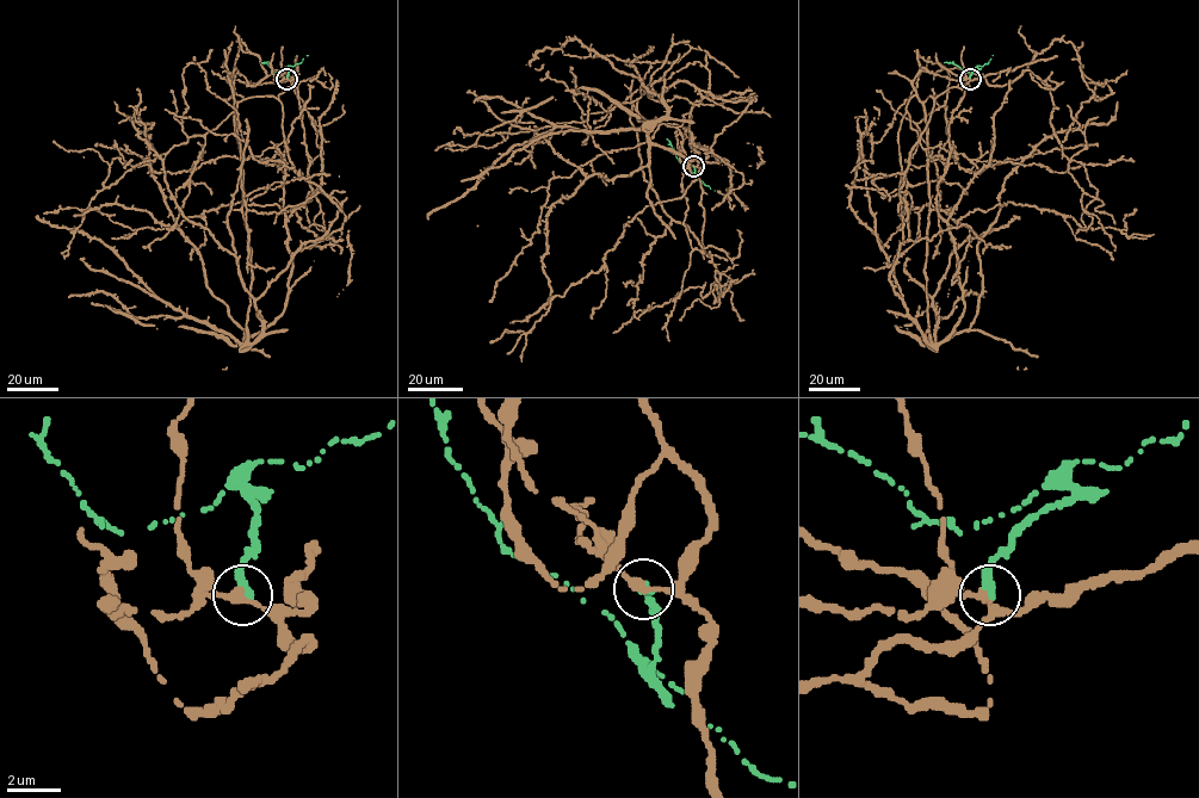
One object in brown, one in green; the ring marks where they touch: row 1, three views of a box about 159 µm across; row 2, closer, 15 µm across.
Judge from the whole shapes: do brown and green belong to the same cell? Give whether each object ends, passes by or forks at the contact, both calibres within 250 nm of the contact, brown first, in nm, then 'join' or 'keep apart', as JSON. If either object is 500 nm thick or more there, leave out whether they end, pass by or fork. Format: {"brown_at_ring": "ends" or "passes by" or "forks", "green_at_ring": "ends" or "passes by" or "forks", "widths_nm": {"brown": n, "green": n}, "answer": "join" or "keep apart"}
{"brown_at_ring": "passes by", "green_at_ring": "ends", "widths_nm": {"brown": 300, "green": 360}, "answer": "keep apart"}

